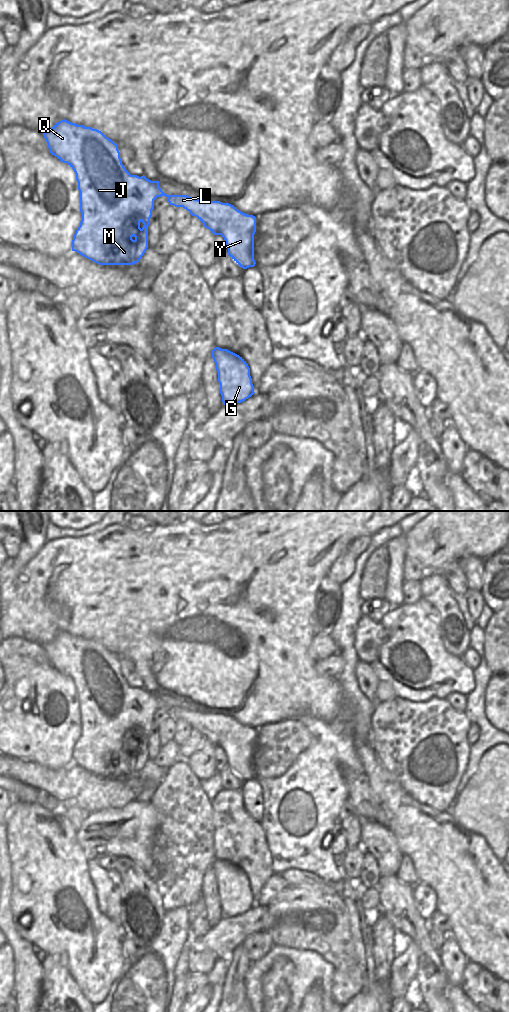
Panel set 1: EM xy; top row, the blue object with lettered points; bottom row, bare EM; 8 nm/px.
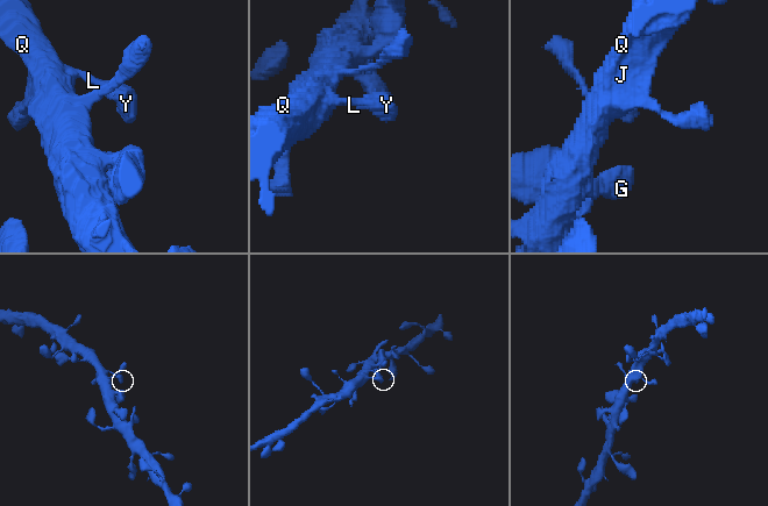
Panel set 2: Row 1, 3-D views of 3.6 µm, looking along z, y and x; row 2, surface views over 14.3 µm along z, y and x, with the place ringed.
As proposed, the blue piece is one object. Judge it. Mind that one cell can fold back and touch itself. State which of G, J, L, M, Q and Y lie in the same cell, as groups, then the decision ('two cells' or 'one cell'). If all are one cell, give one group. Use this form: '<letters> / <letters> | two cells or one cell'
G J L M Q Y | one cell

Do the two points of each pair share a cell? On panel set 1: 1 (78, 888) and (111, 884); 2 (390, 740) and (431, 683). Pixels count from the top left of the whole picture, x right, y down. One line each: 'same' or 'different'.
1: different
2: different

